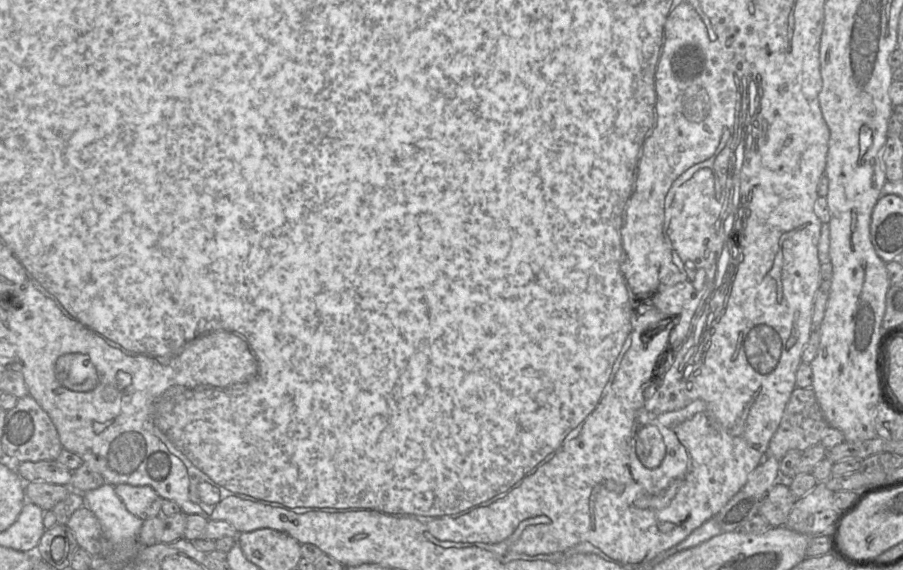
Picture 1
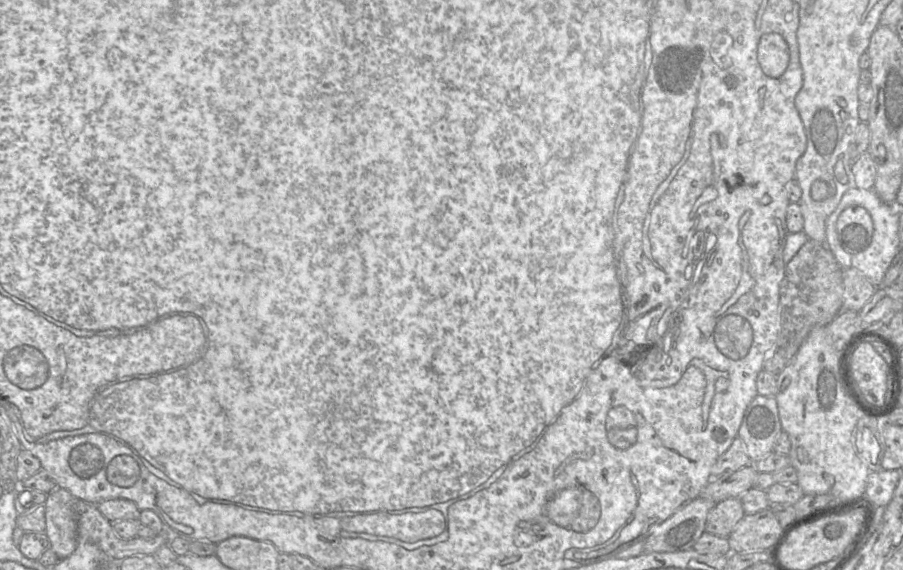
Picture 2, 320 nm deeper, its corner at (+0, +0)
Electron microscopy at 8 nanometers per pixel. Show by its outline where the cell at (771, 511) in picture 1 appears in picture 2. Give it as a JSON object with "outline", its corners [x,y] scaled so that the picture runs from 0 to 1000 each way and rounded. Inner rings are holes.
{"outline":[[[818,872],[796,879],[784,900],[781,933],[806,942],[825,902]]]}

